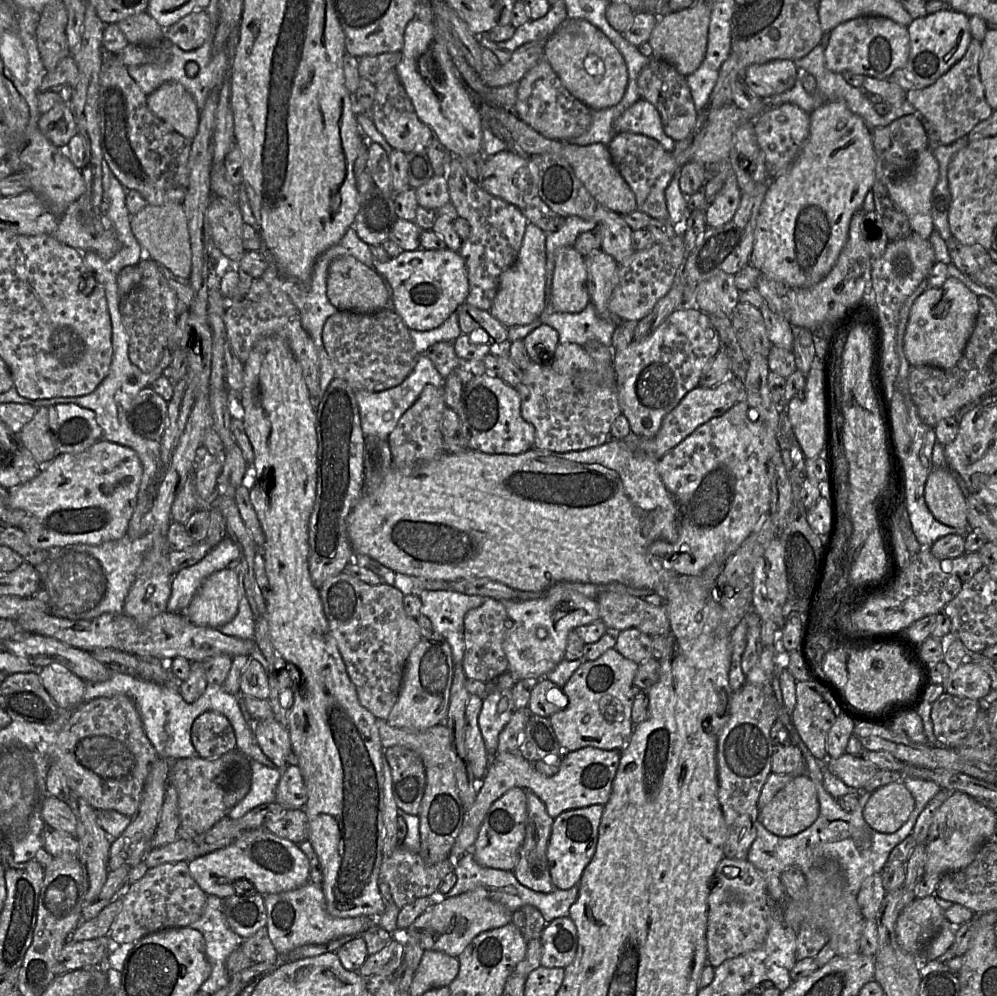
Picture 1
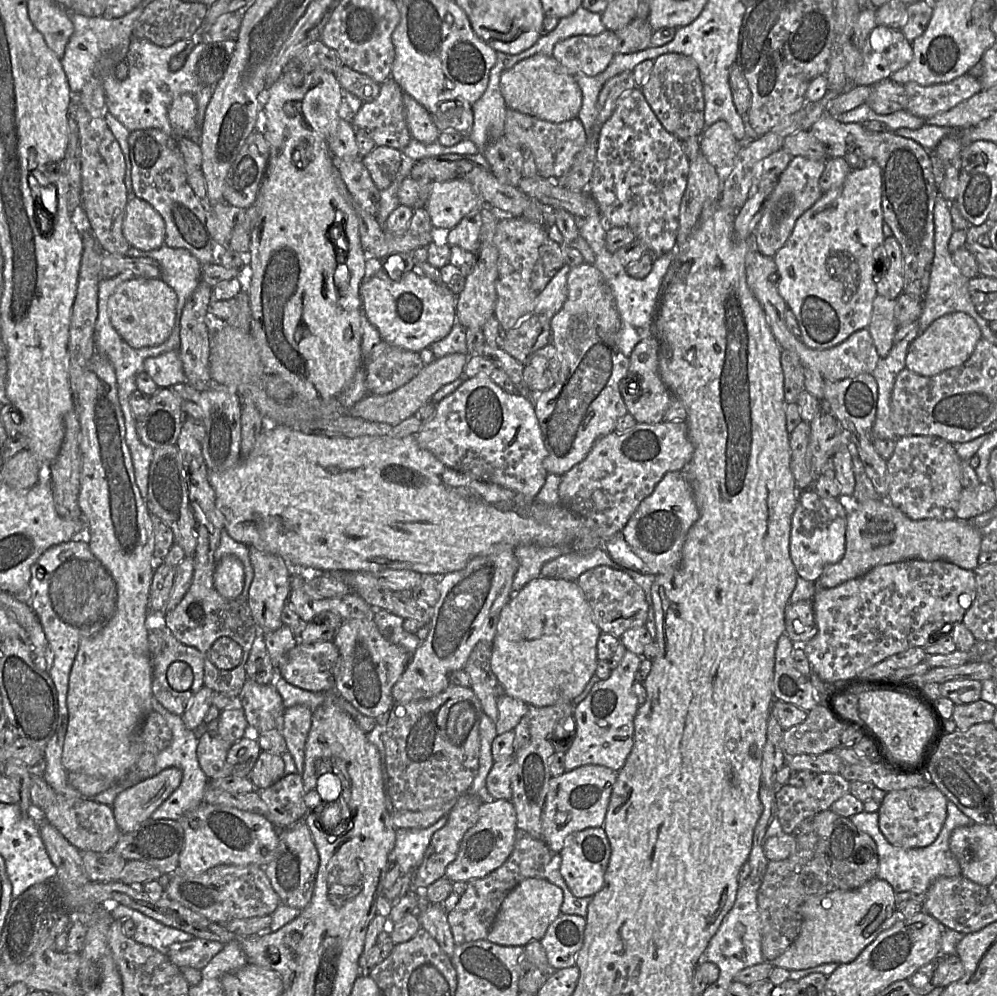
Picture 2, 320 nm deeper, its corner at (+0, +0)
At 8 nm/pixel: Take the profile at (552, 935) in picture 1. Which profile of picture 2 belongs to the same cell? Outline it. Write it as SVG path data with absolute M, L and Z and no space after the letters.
M560 914L540 940L549 964L556 970L573 967L584 942L585 918Z

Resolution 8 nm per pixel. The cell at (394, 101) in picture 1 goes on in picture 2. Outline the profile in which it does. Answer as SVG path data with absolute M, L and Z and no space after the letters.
M390 77L381 84L379 95L371 102L363 103L361 109L352 117L355 129L364 130L377 146L394 148L402 152L412 137L405 117L401 87Z

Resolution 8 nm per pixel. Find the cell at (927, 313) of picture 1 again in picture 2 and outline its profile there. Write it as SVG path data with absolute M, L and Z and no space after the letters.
M964 312L945 314L920 333L909 345L905 365L908 370L921 376L934 376L964 363L973 353L981 338L976 321Z

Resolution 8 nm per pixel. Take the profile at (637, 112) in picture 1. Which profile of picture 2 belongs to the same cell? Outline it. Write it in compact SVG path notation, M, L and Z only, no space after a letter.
M638 87L625 92L611 117L603 124L596 160L587 190L594 198L607 227L627 227L640 239L653 257L674 254L679 229L680 204L687 186L690 160L683 141L662 126Z

